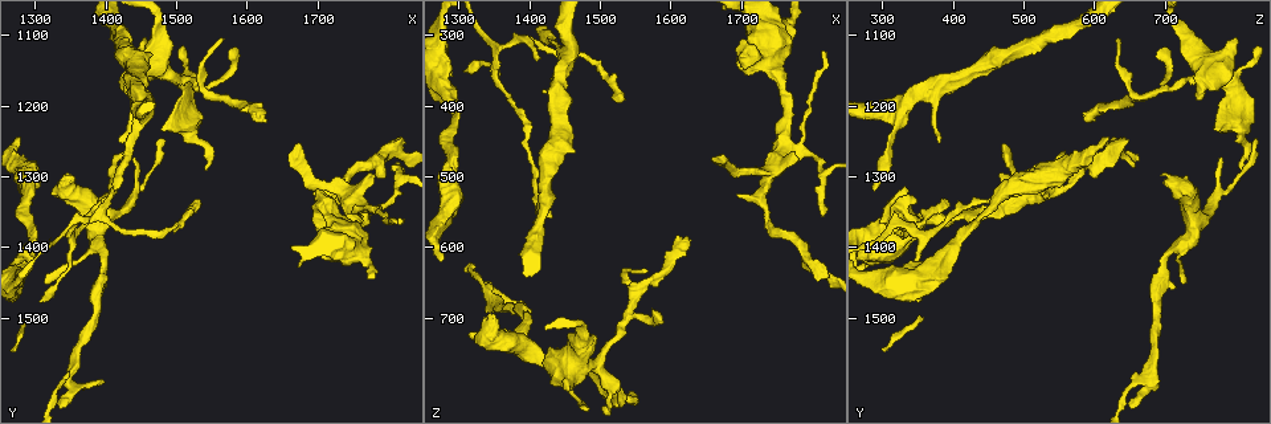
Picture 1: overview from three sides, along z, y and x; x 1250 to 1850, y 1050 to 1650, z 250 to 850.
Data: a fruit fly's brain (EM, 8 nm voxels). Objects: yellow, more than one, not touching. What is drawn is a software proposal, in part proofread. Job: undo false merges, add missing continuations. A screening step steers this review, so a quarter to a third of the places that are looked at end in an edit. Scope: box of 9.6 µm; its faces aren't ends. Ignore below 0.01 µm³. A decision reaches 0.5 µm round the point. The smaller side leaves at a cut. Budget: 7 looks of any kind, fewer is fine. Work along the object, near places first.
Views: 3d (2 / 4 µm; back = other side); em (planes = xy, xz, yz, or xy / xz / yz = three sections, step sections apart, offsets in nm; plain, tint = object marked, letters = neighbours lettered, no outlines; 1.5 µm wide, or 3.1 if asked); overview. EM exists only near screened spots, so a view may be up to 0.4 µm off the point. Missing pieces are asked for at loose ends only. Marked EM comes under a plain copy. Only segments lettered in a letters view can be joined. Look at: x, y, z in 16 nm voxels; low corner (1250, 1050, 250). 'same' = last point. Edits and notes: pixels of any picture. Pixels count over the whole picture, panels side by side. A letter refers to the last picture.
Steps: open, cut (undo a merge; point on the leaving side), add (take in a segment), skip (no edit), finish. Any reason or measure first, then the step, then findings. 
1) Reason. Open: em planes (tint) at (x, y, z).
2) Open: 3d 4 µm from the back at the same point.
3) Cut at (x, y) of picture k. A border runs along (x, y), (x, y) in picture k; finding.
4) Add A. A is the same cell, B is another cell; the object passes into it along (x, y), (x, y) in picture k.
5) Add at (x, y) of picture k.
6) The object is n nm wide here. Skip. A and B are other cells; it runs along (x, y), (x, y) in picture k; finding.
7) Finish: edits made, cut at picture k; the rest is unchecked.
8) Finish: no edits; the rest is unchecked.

Tapers out. Open: em planes (letters) at (1310, 1475, 355).

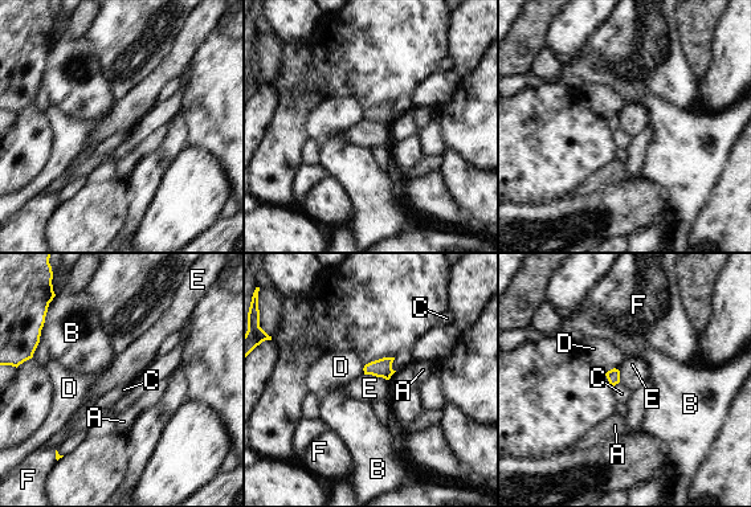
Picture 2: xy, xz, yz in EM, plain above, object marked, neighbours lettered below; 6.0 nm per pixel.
The object is 80 nm wide here. Skip. A, B, C, D, E and F are other cells; a border runs along (364, 373), (382, 376), (387, 380) in picture 2; no lettered segment goes on from it.

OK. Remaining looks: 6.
An open end. Open: em planes (letters) at (1695, 1330, 525).

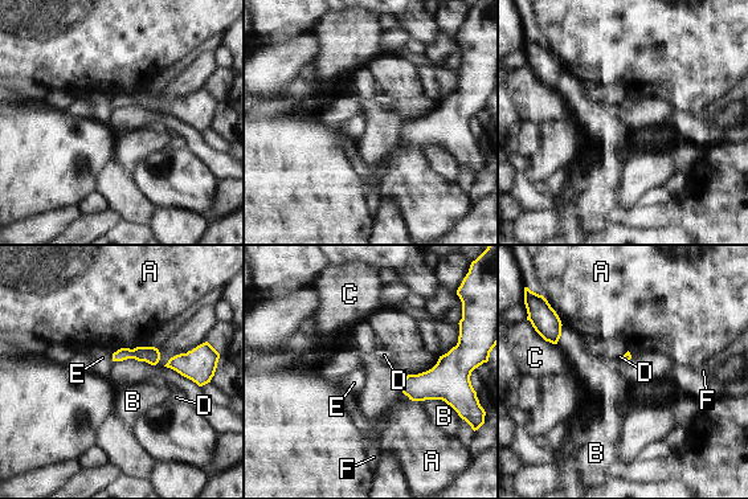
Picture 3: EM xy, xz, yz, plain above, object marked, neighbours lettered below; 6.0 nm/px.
The longest contact is with B, 220 nm. Skip. A, B, C, D, E and F are other cells; a border runs along (111, 354), (113, 360) in picture 3; none of them fits.

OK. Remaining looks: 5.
Thick end. Open: 3d 4 µm at (1700, 1380, 345).

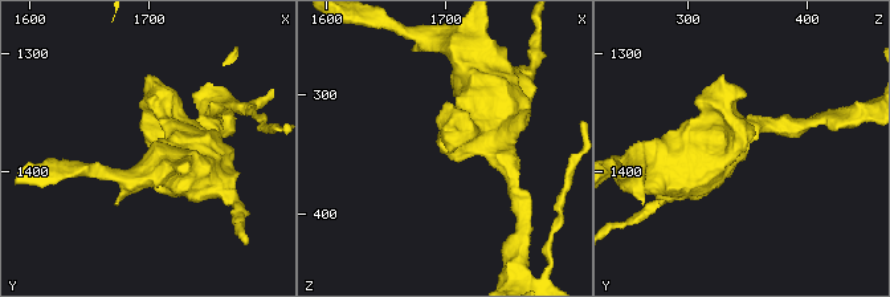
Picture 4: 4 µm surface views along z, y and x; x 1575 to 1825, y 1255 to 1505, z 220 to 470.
Open: em planes (letters) at (1700, 1378, 350).

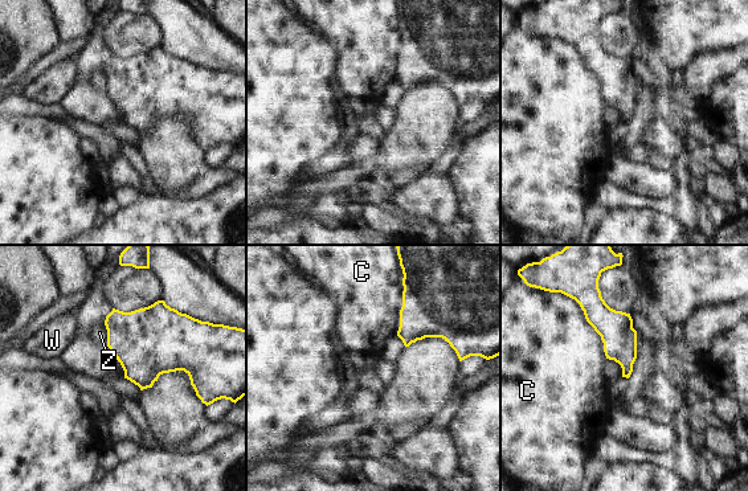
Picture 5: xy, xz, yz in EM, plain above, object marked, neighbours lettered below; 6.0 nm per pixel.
Skip. C, W and Z are other cells; a border runs along (103, 324), (107, 344) in picture 5; none of them fits.

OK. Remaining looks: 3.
Finish: no edits; the rest is unchecked.

